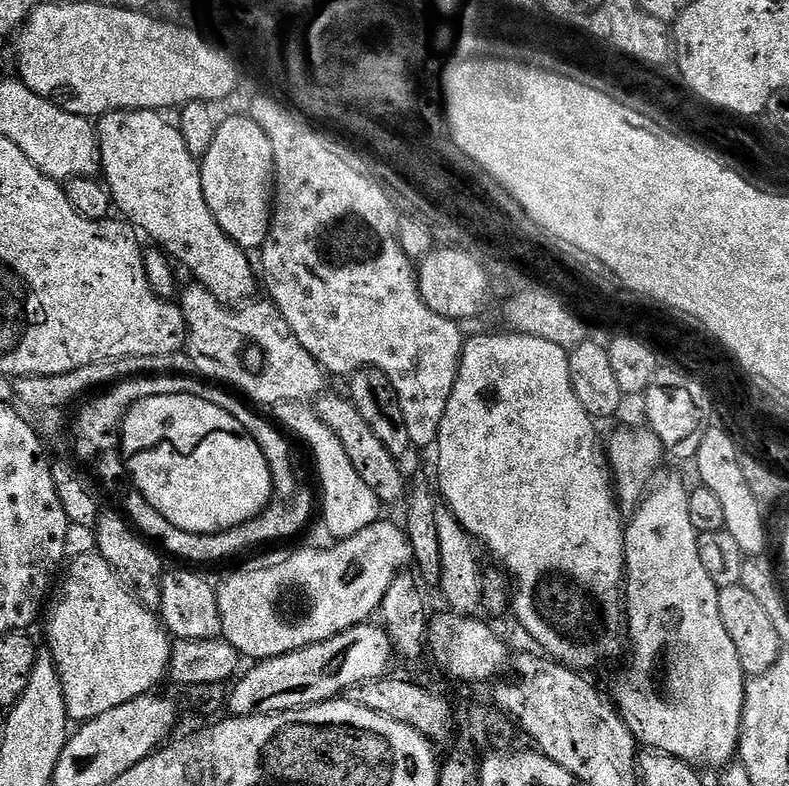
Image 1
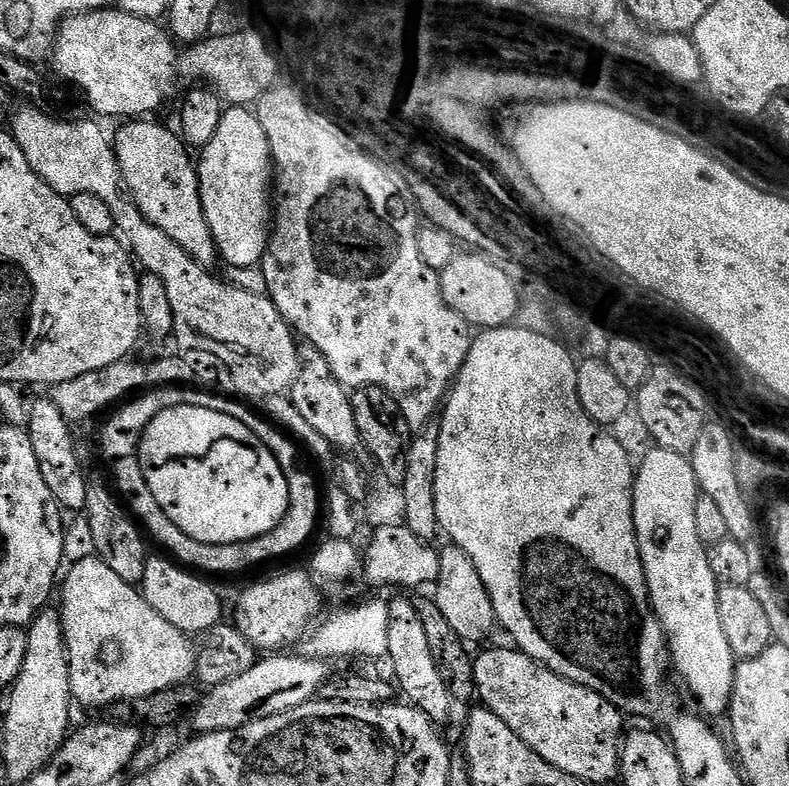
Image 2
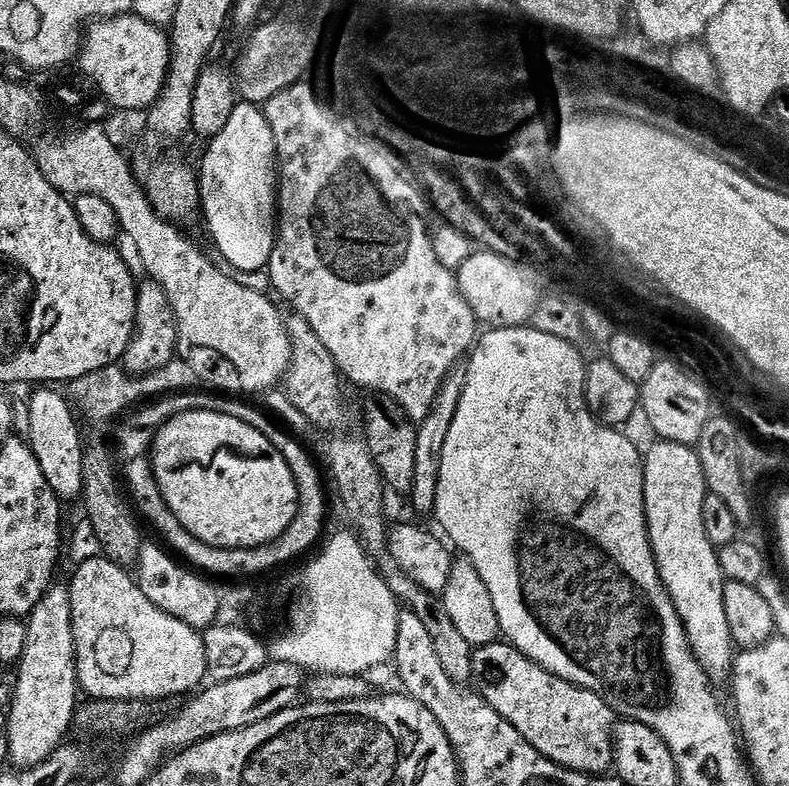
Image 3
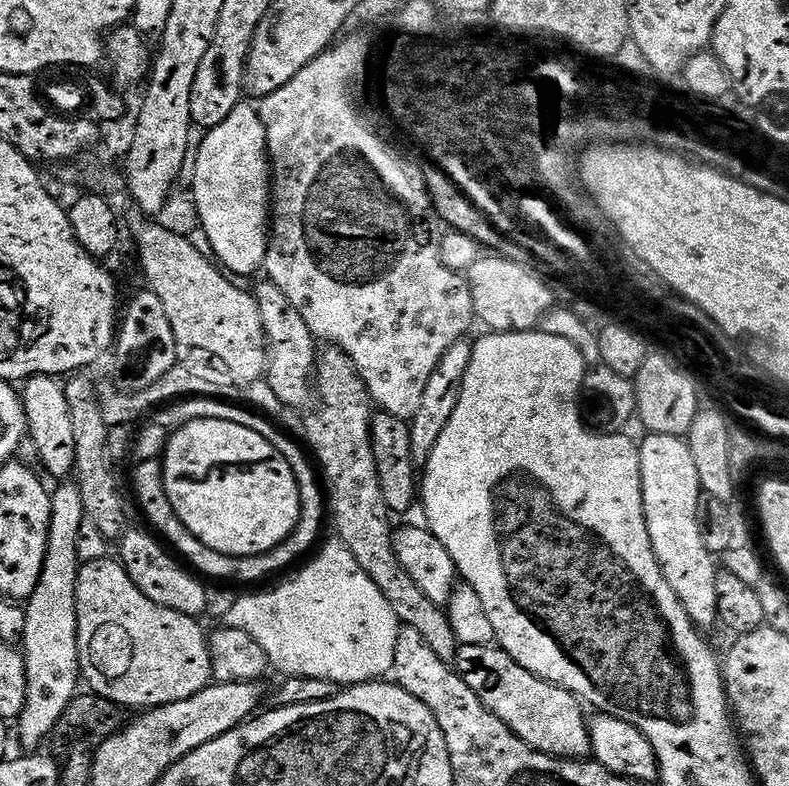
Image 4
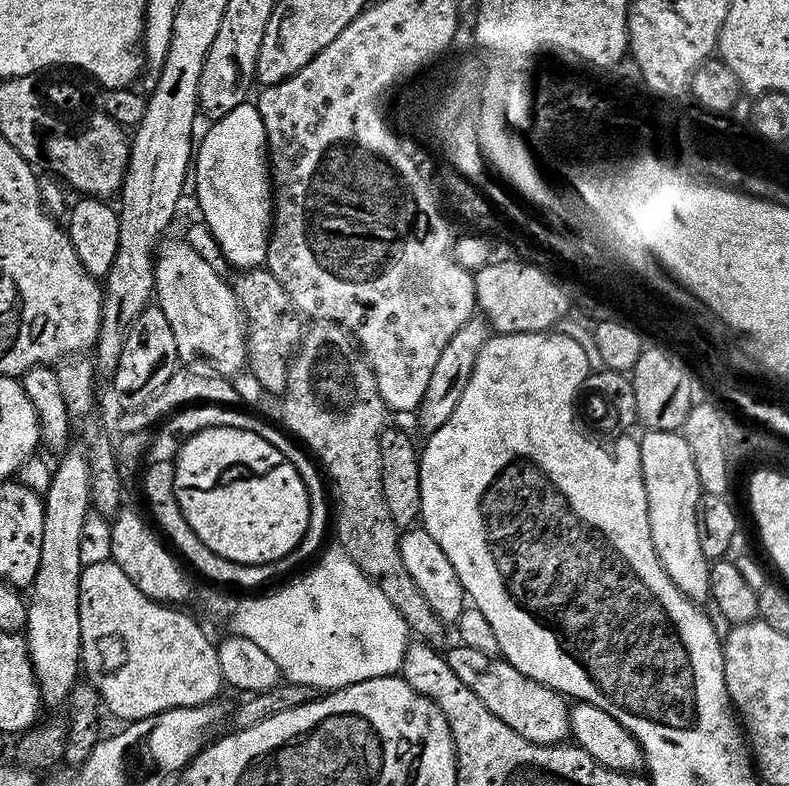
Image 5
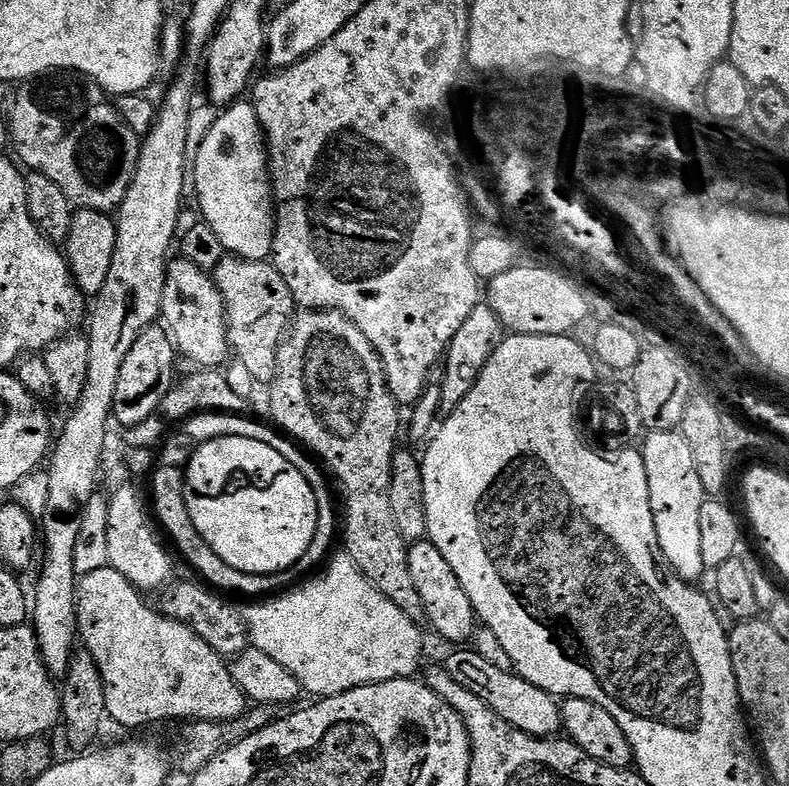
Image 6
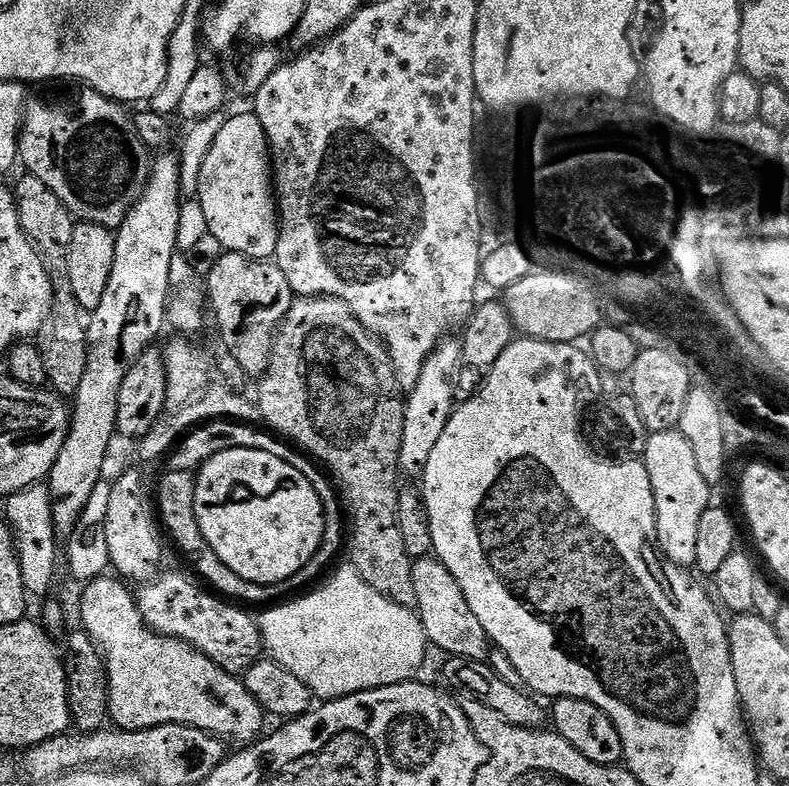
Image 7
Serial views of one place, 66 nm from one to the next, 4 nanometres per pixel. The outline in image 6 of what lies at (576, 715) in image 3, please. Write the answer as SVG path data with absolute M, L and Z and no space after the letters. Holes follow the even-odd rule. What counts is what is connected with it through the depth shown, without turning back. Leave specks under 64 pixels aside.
M475 650L452 651L456 652L450 653L448 661L446 661L450 678L454 678L462 686L466 686L466 690L470 690L470 694L478 694L478 698L482 698L482 702L486 702L490 706L490 710L494 710L494 714L498 714L498 718L510 722L515 728L531 736L552 738L561 731L560 704L552 693L526 682L522 677L516 675L515 671L498 670L493 663L486 662Z

